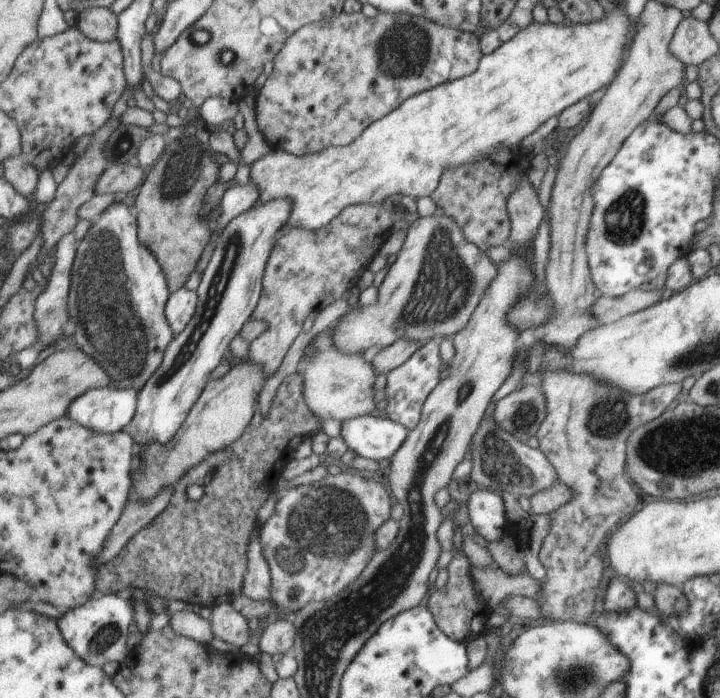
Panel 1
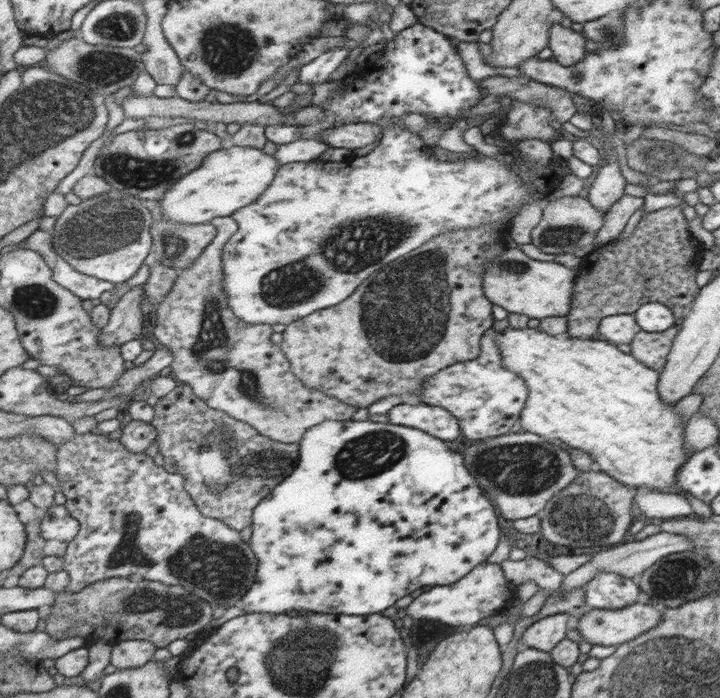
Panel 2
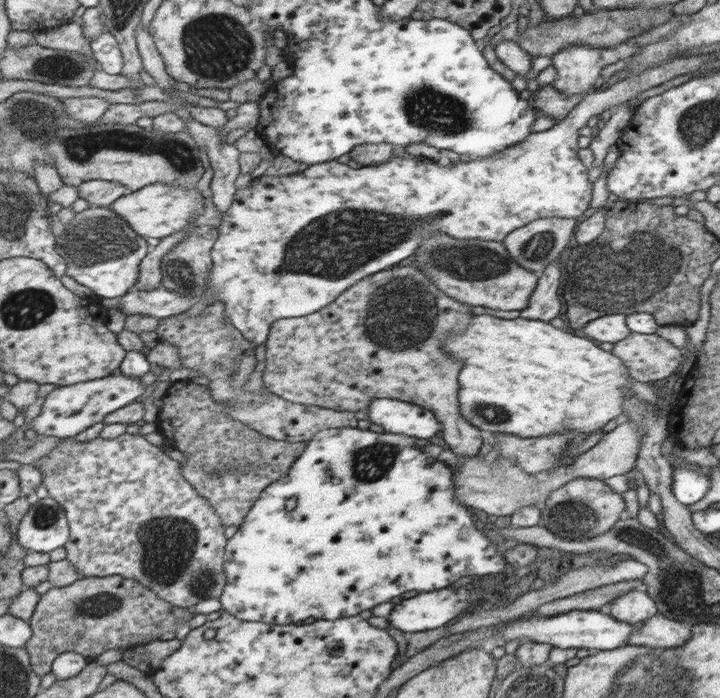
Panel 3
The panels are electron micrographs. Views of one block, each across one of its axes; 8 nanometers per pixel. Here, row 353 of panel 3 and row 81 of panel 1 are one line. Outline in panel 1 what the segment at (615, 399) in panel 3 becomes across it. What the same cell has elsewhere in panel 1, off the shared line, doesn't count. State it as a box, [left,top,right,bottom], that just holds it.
[246,4,635,230]

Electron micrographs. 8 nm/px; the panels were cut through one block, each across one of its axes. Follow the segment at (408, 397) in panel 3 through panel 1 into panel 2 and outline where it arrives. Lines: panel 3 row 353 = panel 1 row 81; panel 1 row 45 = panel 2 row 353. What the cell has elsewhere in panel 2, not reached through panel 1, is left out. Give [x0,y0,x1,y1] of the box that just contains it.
[279,219,511,410]

